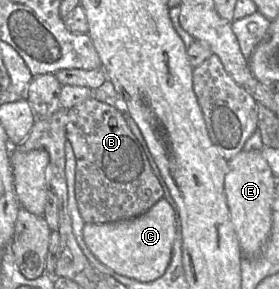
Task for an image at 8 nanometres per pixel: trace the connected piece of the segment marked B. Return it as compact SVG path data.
M93 97L78 103L68 110L66 138L75 154L75 197L85 223L101 224L130 219L145 213L164 197L162 185L152 171L144 148L117 108Z

